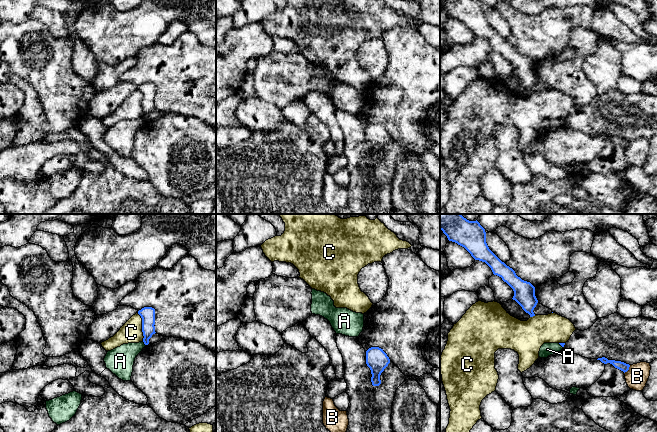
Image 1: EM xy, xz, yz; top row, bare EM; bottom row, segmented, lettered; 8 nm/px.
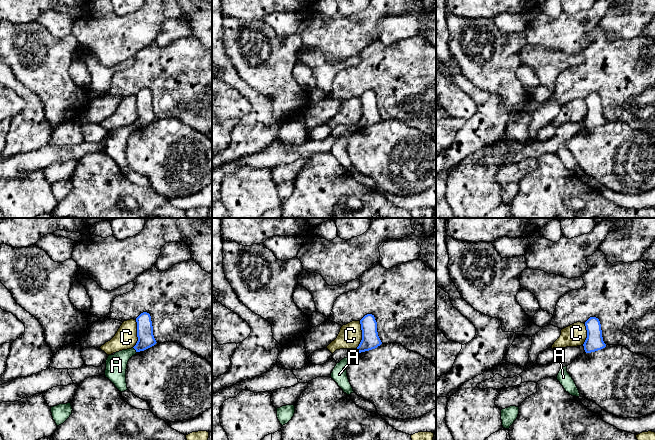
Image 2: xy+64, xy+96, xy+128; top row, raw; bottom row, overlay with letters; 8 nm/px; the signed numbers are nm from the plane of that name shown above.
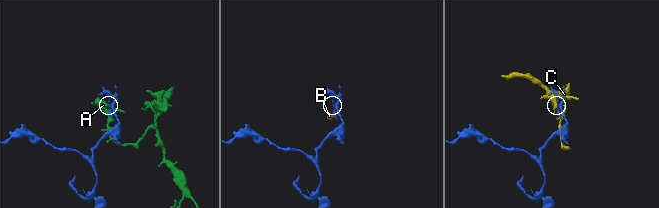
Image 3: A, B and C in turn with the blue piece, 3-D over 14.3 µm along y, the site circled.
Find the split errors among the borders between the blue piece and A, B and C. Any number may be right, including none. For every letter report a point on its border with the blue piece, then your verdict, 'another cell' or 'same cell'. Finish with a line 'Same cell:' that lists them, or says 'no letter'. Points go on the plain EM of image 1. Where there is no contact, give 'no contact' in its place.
A: meets blue in xy at (144, 119); another cell
B: meets blue in yz at (628, 145); another cell
C: meets blue in xy at (142, 103); another cell
Same cell: no letter

